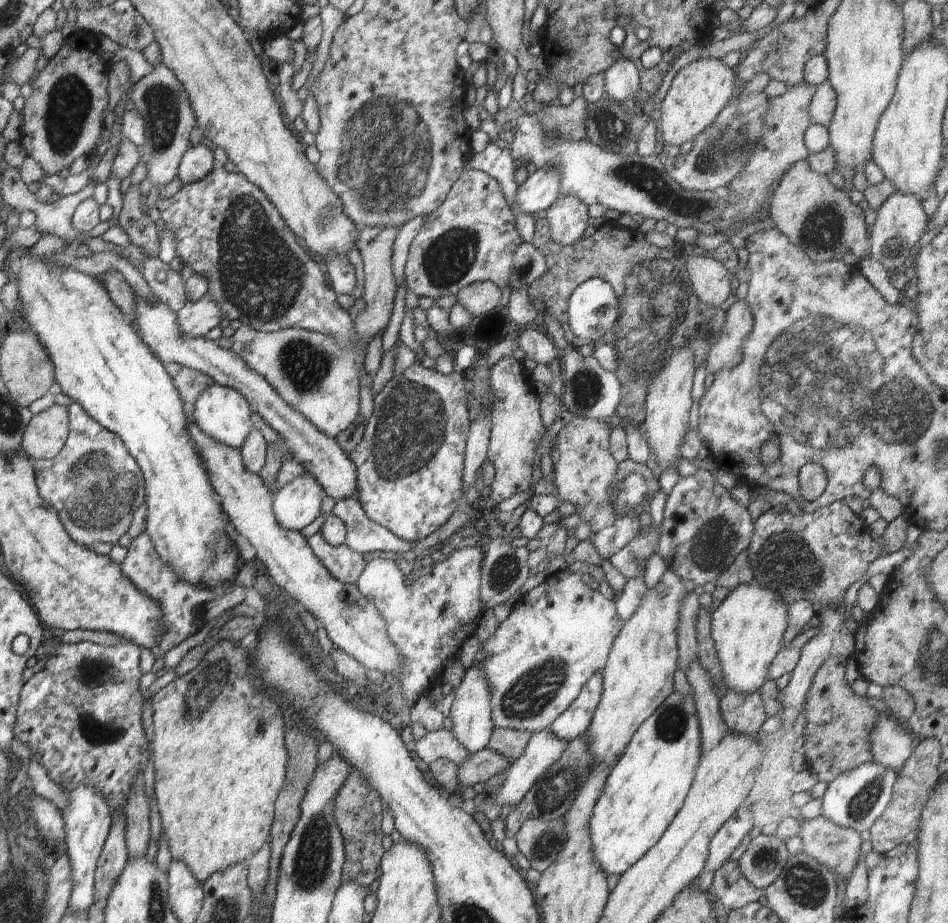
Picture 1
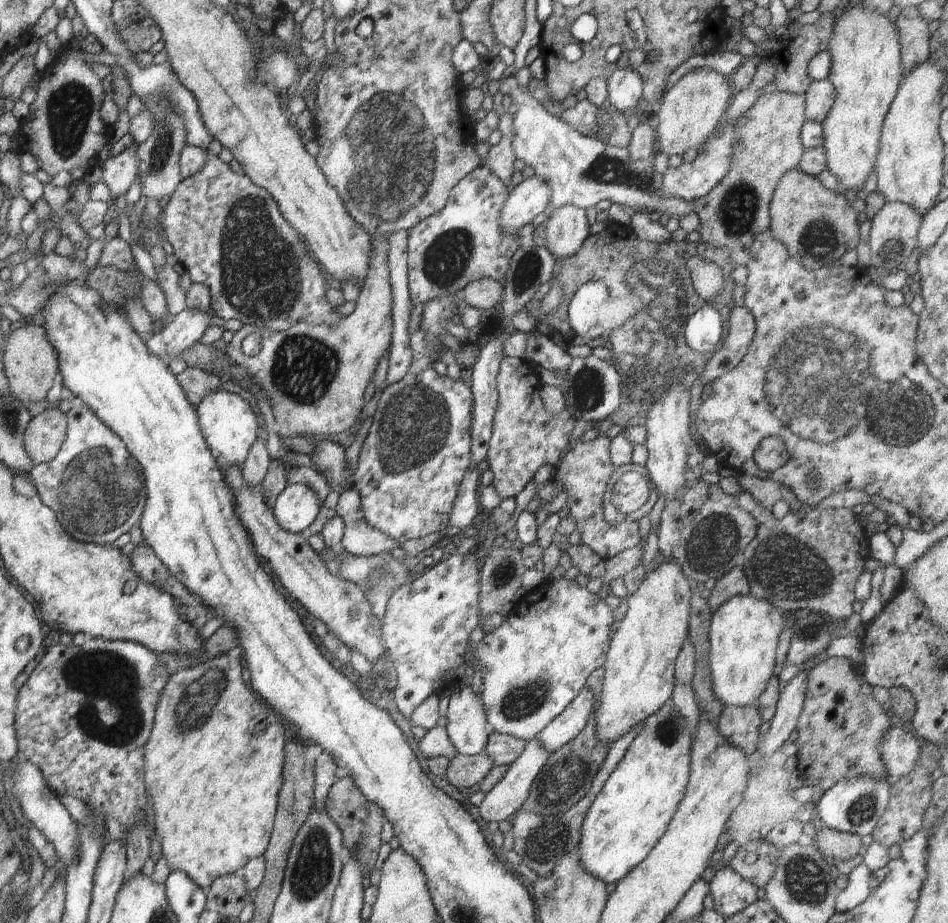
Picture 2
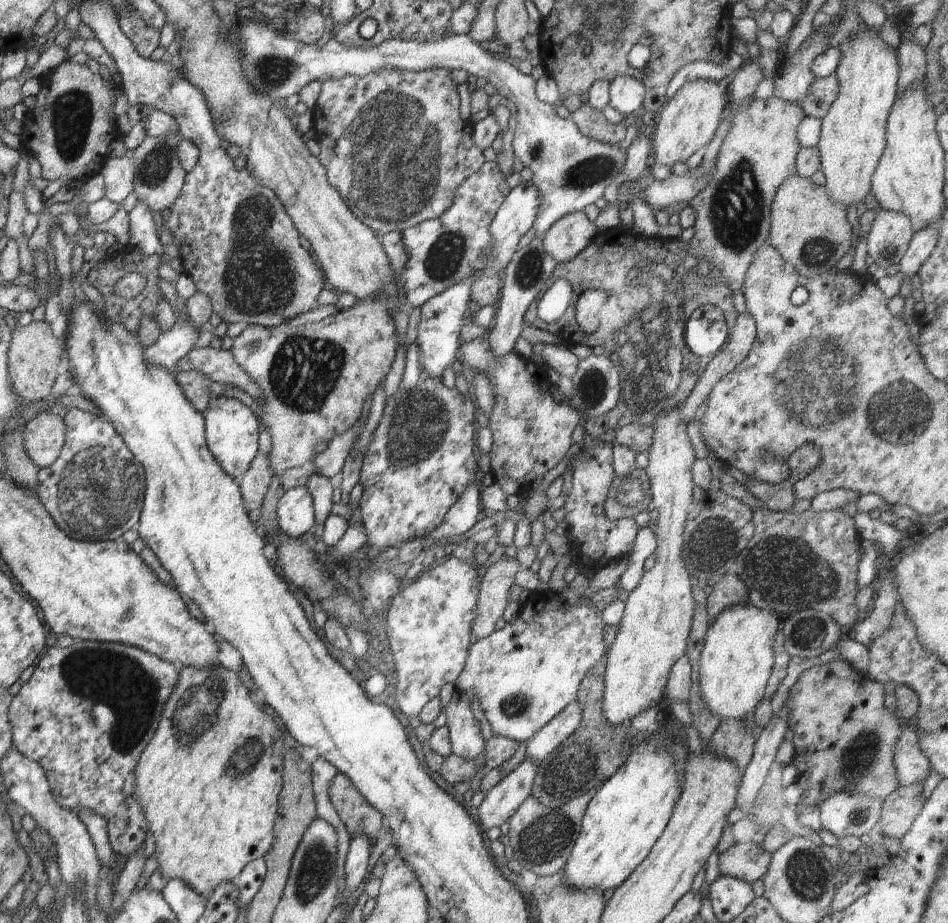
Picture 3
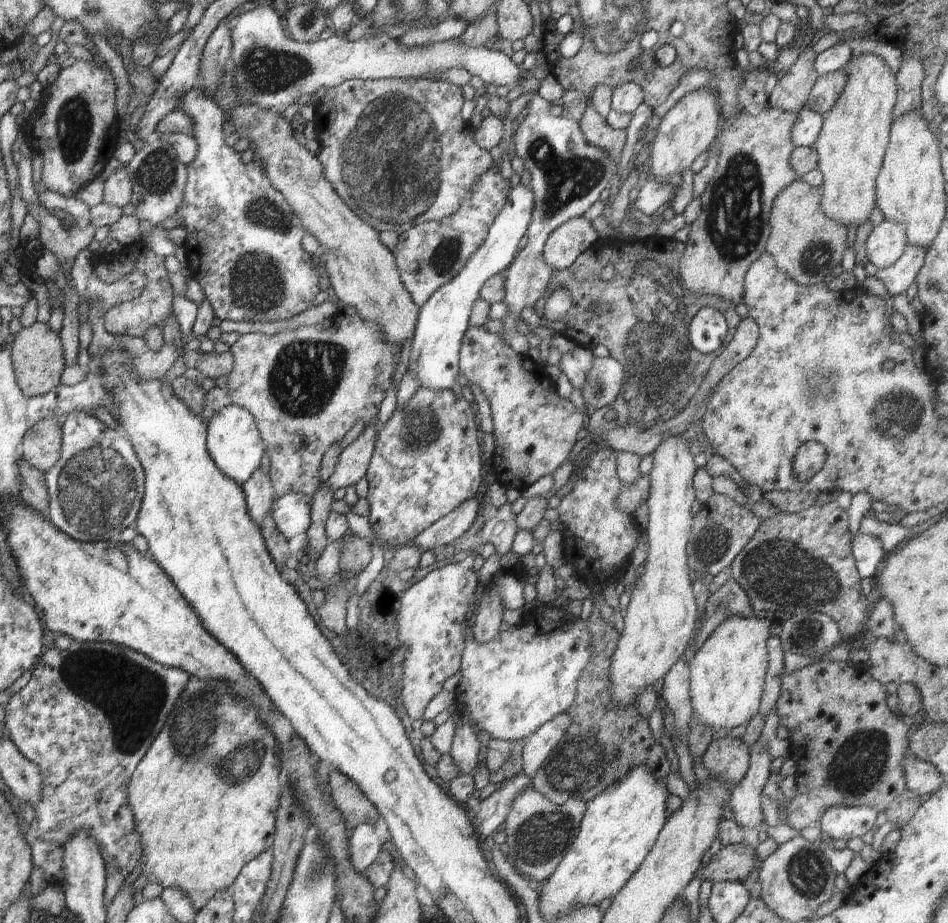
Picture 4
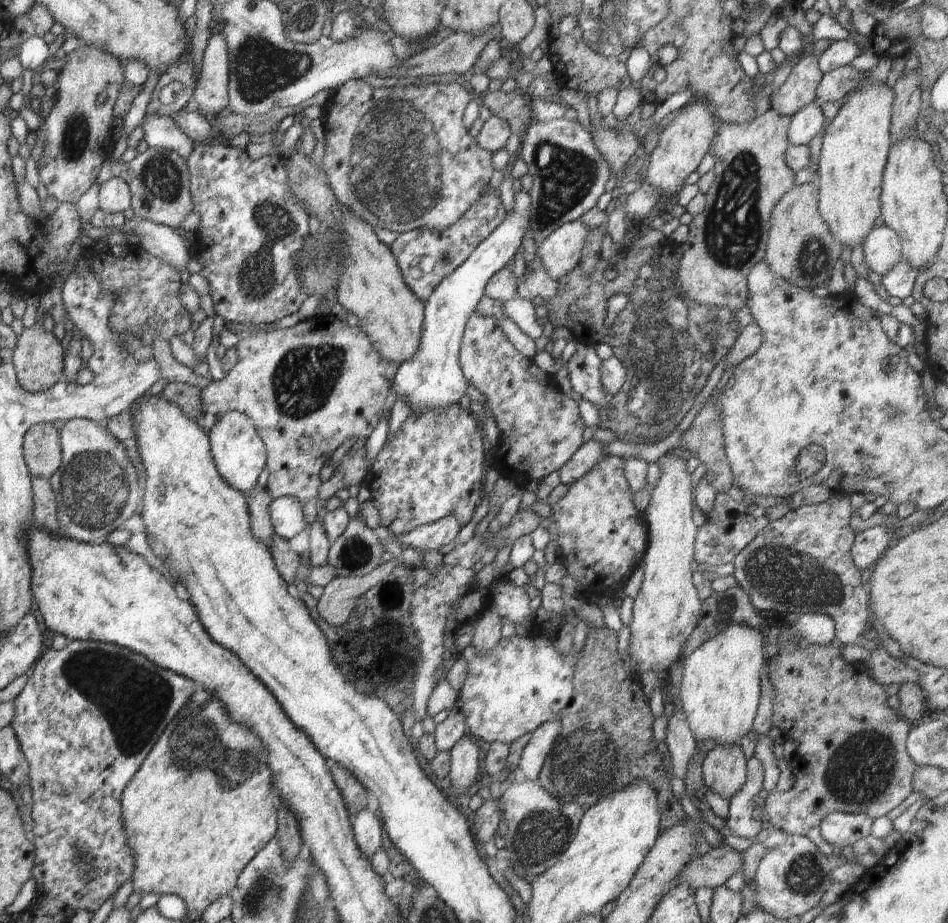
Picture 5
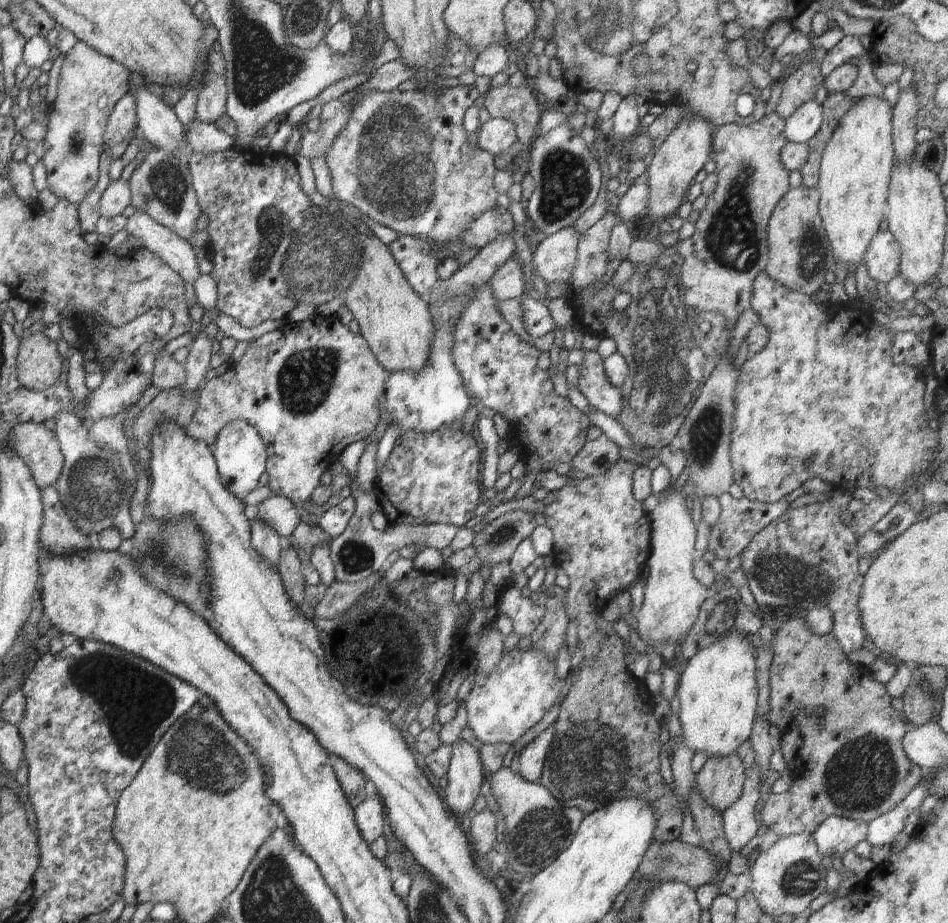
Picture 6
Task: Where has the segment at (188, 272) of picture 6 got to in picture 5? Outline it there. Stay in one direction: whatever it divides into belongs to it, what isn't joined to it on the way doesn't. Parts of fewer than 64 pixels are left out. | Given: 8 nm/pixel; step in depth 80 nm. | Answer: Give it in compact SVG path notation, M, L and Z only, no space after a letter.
M132 218L126 220L120 230L136 232L140 238L140 248L167 262L172 268L178 266L178 268L187 270L186 262L194 256L192 247L186 248L182 237L176 234L172 227Z

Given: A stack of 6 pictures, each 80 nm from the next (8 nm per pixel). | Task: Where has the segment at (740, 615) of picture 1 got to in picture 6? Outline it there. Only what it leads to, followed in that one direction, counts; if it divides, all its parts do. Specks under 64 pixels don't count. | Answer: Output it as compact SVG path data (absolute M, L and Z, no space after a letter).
M730 633L722 638L719 638L716 642L713 642L711 645L708 645L706 648L699 650L692 658L689 658L688 661L684 661L684 665L678 668L678 683L677 683L677 695L680 700L680 722L681 722L681 731L685 740L685 743L696 753L699 750L702 752L706 752L708 757L723 757L729 755L730 753L736 753L738 747L745 741L749 739L753 729L753 722L757 717L756 709L757 698L758 698L758 687L757 680L755 677L756 674L756 659L755 655L756 648L748 639L746 639L747 635L744 633Z

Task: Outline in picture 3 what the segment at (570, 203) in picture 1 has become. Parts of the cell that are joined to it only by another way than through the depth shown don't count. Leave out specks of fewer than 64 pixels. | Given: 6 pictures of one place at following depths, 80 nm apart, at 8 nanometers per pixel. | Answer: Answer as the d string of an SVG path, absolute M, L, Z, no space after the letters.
M574 211L556 221L544 235L544 250L558 263L571 261L578 256L597 230L584 211Z

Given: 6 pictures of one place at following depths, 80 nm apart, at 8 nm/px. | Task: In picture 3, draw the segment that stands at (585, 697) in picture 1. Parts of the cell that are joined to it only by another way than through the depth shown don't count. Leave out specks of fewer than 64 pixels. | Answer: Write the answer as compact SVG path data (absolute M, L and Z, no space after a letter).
M574 701L546 726L543 726L530 740L526 756L540 764L555 748L570 738L577 726L582 723L583 704Z

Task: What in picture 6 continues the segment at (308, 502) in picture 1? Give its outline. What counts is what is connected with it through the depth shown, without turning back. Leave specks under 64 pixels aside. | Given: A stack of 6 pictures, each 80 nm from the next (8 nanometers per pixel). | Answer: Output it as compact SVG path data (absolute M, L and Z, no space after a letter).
M269 494L266 500L256 504L257 517L269 524L283 541L293 541L292 533L299 524L301 513L295 504L287 496L280 494Z

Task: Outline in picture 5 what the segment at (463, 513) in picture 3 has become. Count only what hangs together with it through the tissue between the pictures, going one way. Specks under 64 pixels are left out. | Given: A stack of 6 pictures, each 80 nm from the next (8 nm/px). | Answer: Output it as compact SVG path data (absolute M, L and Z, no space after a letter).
M444 517L436 522L420 525L403 537L394 537L402 547L412 547L421 552L436 550L456 541L463 526L456 517Z

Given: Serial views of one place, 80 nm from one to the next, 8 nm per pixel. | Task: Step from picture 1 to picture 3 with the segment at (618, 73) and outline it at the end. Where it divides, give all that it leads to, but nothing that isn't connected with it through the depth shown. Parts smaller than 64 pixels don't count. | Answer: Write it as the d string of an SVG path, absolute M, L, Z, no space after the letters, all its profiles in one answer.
M622 75L609 83L609 104L623 116L630 116L642 109L644 85L636 77Z

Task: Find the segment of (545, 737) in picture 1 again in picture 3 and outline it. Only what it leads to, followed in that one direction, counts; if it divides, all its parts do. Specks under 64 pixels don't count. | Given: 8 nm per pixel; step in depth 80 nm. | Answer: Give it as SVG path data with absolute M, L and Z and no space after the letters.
M526 756L518 767L494 785L478 807L483 830L502 826L531 796L539 764Z

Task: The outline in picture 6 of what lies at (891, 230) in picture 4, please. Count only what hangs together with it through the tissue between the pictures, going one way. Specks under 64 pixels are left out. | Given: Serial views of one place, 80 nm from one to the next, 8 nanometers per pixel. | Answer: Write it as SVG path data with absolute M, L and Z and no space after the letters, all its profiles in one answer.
M879 230L872 237L865 254L865 265L869 275L886 285L894 275L900 273L901 248L896 237L888 230Z

